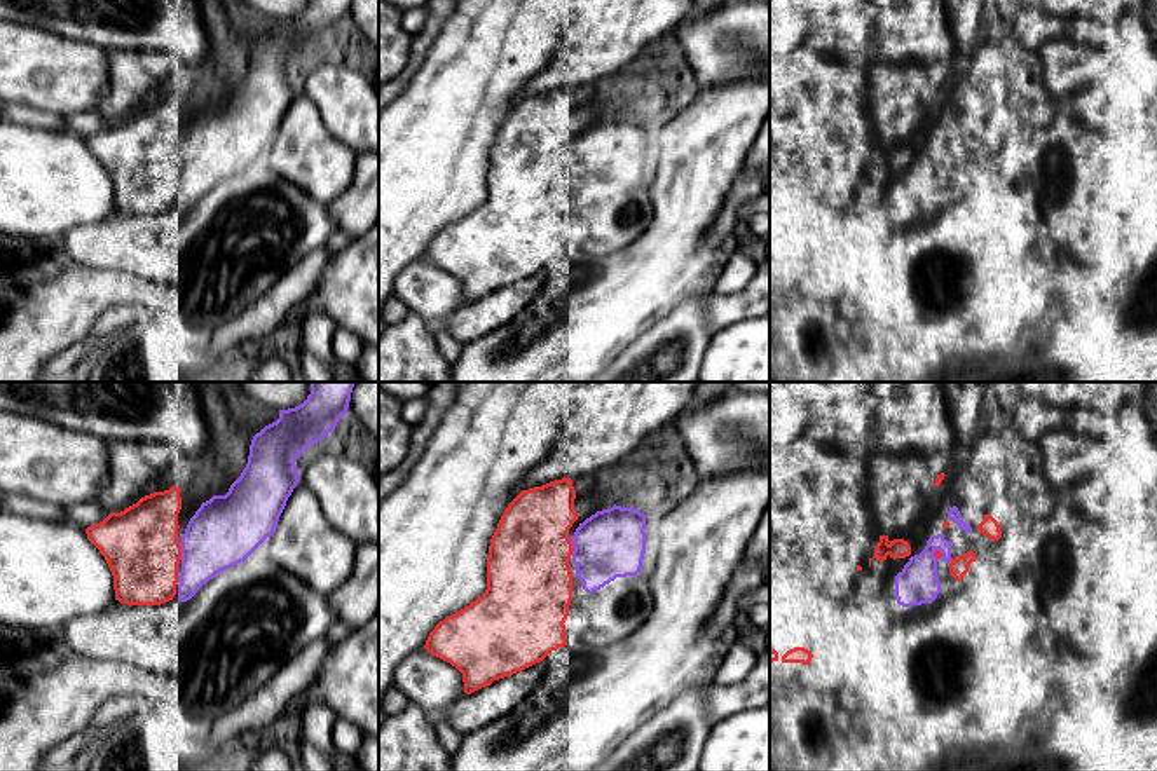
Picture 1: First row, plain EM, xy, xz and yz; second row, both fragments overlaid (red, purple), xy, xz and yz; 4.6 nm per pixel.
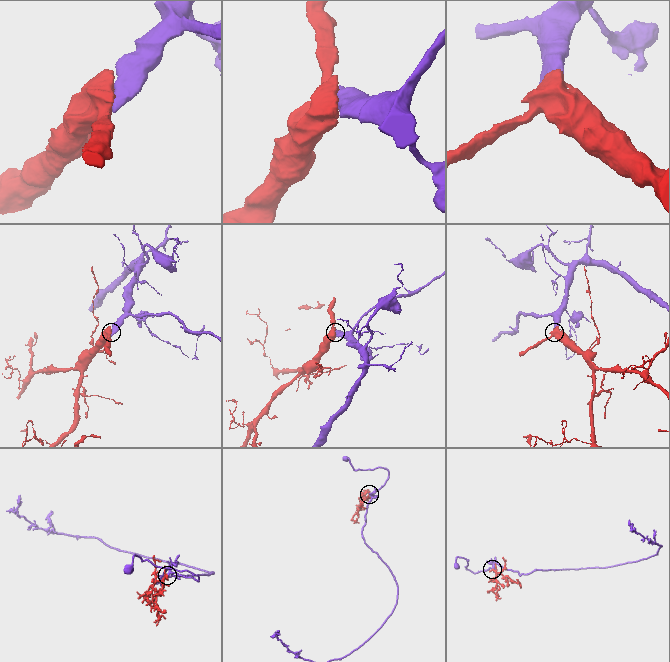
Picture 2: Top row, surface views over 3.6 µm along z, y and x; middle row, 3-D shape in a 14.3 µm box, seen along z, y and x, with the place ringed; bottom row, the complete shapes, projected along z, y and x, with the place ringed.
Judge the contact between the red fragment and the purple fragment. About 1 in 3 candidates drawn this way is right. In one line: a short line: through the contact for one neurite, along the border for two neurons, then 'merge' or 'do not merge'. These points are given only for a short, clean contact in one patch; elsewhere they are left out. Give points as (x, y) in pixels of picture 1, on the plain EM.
merge

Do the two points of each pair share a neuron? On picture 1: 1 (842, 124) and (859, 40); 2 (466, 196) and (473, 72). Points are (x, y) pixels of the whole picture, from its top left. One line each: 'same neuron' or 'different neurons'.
1: different neurons
2: same neuron

